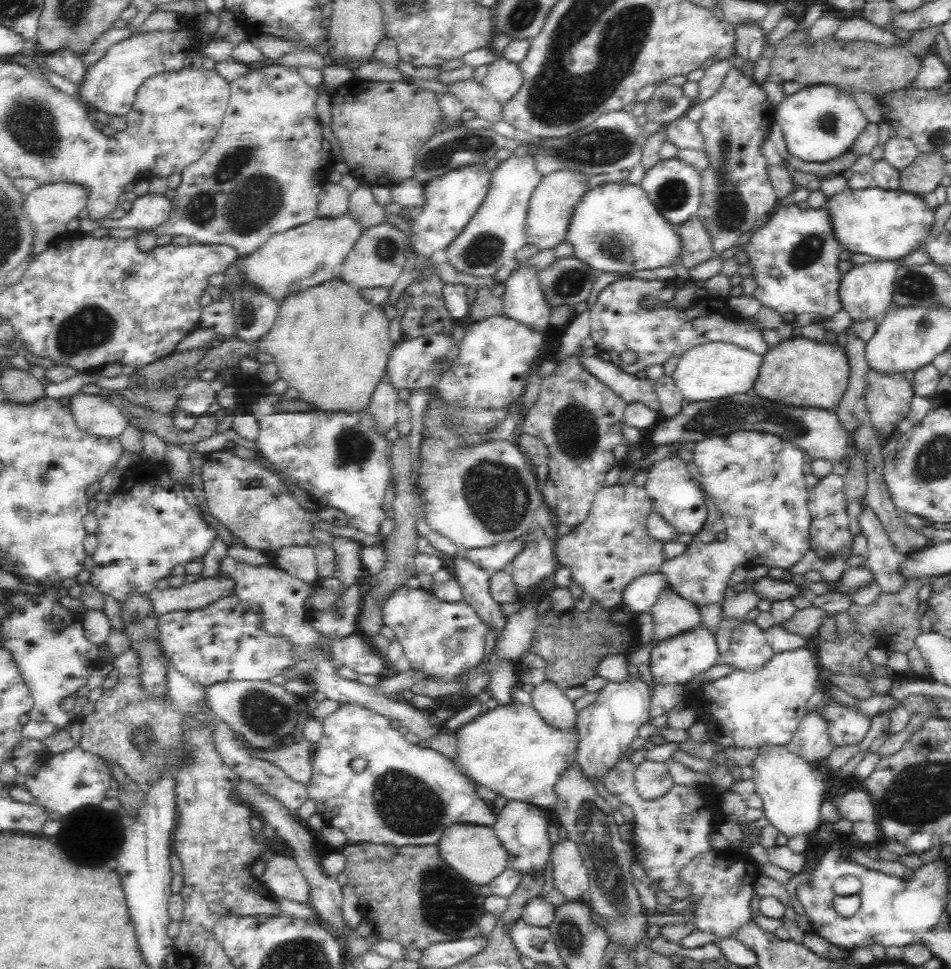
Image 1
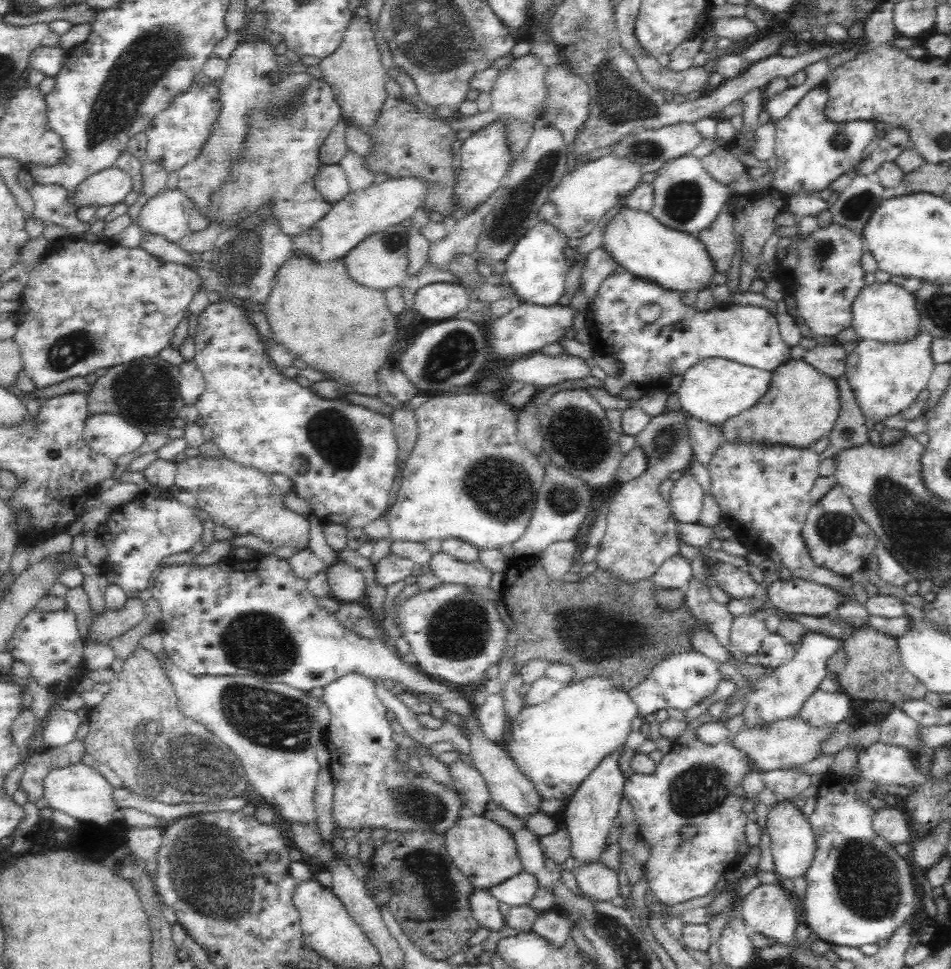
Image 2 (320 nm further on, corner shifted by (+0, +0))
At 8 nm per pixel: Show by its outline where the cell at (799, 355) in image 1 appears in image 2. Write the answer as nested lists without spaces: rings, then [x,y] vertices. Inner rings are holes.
[[[790,359],[772,371],[770,388],[766,394],[752,408],[723,422],[718,431],[722,434],[722,440],[728,443],[752,441],[806,448],[829,434],[839,410],[836,379],[816,371],[804,359]]]

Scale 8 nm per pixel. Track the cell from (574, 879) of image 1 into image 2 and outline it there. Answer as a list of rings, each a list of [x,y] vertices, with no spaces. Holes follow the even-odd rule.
[[[597,862],[574,866],[575,875],[580,890],[598,901],[609,901],[620,895],[620,883],[614,869]]]

